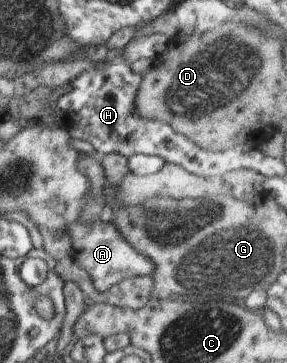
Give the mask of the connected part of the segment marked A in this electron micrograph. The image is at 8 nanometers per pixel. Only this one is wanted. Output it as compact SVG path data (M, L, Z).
M70 223L66 227L66 233L72 239L72 249L74 261L78 265L82 265L90 277L92 277L94 285L98 291L104 292L113 285L118 284L124 279L138 277L138 275L147 275L153 277L154 261L152 259L138 253L124 236L112 225L112 223Z

